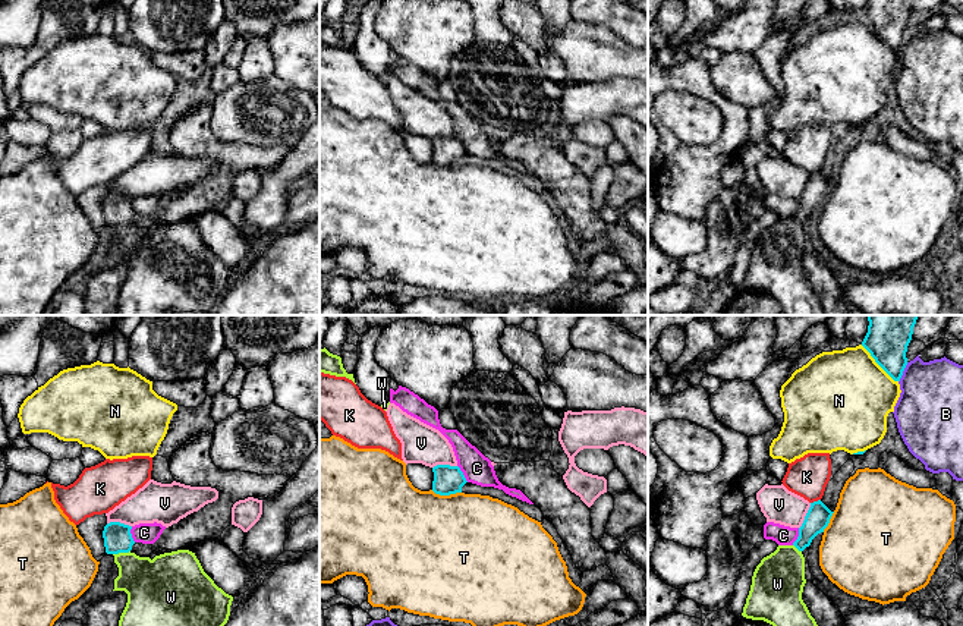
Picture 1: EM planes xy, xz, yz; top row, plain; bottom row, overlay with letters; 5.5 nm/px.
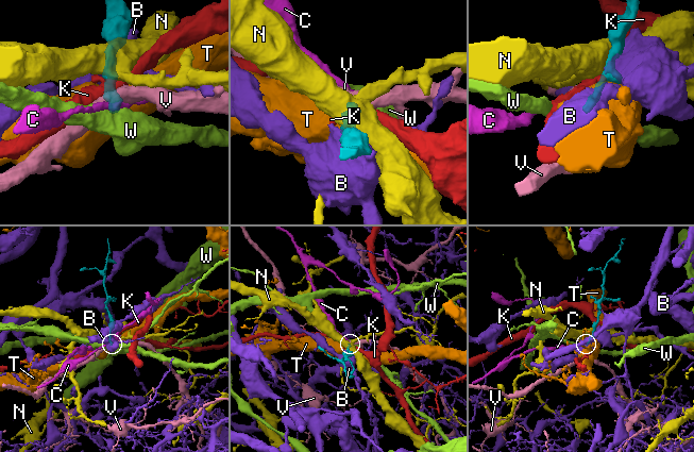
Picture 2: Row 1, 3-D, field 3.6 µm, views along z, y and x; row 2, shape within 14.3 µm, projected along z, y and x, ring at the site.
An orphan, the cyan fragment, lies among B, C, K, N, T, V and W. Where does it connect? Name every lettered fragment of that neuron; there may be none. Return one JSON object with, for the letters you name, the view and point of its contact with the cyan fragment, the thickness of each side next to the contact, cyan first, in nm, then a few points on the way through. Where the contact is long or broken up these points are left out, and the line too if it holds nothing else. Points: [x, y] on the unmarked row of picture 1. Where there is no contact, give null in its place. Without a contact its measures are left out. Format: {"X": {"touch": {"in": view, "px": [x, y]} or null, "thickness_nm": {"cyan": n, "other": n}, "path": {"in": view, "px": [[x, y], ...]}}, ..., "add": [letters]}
{"W": {"touch": {"in": "xy", "px": [120, 223]}, "thickness_nm": {"cyan": 160, "other": 280}, "path": {"in": "xy", "px": [[117, 210], [120, 223], [151, 257]]}}, "add": ["W"]}

